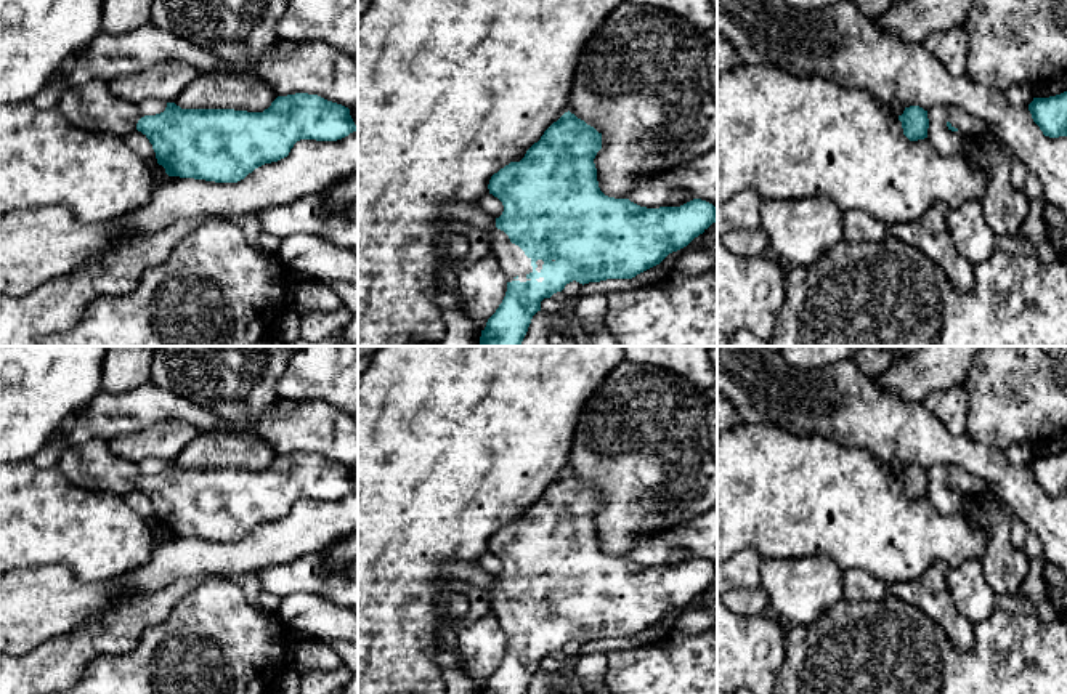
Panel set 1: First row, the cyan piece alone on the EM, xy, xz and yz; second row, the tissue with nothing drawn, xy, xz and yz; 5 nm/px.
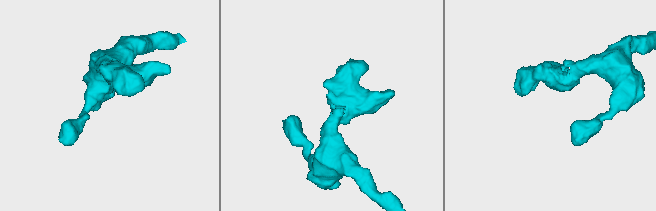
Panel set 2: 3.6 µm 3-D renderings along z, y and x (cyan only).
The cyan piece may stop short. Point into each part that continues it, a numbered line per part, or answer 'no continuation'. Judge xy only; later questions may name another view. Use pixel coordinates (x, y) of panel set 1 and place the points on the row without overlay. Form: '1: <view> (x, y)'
1: xy (92, 465)

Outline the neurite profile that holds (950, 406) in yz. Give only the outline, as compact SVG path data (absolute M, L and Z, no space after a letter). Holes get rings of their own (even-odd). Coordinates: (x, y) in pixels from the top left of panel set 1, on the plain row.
M963 385L951 386L927 396L923 404L953 434L964 434L968 430L968 393Z

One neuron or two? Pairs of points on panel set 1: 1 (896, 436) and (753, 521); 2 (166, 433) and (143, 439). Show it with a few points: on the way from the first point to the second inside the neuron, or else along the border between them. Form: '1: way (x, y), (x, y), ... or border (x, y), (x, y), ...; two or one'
1: border (833, 441), (843, 446), (867, 449), (894, 473); two
2: way (161, 438), (148, 439); one

